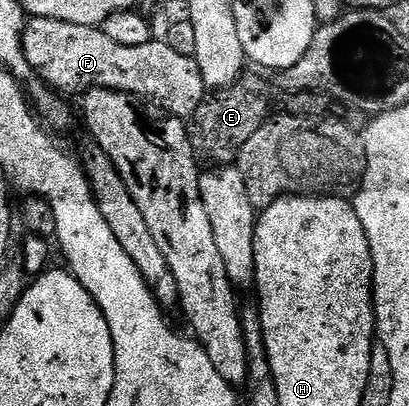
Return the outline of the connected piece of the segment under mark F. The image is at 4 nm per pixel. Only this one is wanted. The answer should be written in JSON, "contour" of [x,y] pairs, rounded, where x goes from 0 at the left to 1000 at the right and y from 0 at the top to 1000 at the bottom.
{"contour":[[[95,42],[73,44],[64,54],[51,108],[83,187],[112,214],[159,239],[171,239],[169,234],[198,239],[208,227],[232,219],[296,224],[337,246],[357,244],[369,261],[386,264],[396,273],[391,278],[396,286],[445,298],[469,288],[477,268],[487,268],[487,259],[506,241],[496,180],[487,180],[479,145],[447,140],[447,131],[428,131],[428,121],[418,121],[418,111],[408,111],[401,101],[377,101],[359,111],[289,111],[281,101],[271,101],[271,91],[262,91],[262,81],[247,67],[174,62],[174,52],[134,52],[125,42]]]}

